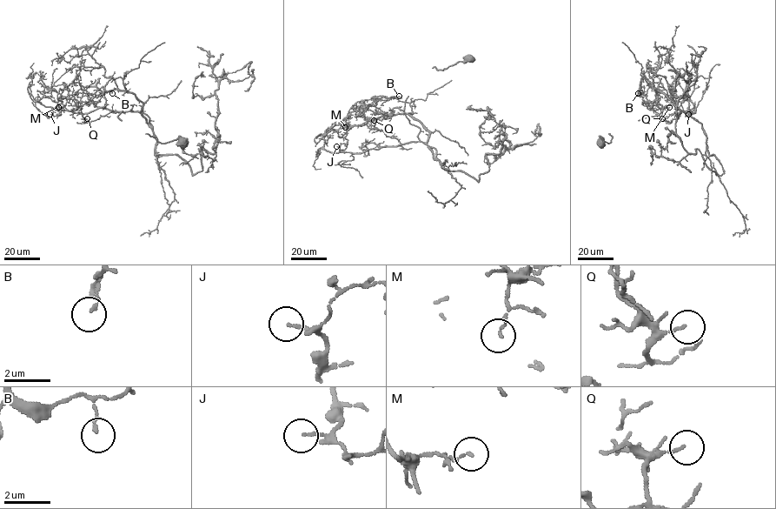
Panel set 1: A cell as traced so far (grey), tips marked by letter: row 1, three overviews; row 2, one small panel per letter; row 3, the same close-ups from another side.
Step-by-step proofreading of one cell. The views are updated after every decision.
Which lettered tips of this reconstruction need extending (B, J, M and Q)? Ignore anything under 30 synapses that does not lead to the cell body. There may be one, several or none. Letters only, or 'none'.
B

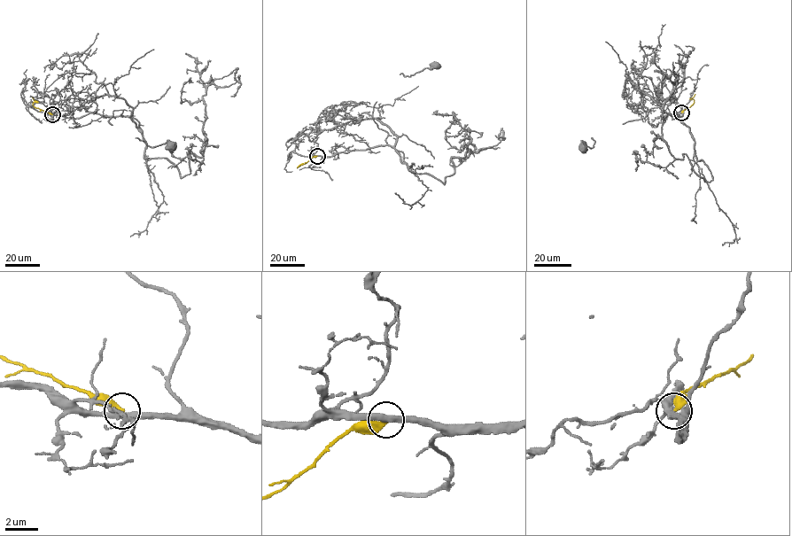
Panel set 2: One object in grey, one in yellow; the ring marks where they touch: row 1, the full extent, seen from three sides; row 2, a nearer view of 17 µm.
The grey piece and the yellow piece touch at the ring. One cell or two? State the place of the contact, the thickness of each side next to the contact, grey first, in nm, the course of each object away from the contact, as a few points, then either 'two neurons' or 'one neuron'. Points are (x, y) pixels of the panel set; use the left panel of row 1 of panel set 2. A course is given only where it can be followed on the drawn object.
(52, 114) | 360/320 nm | grey via (52, 114), (121, 116), (123, 110), (114, 110), (108, 121), (151, 146), (167, 143), (171, 146) | yellow via (52, 114), (35, 108), (32, 104), (35, 100), (32, 97) | two neurons

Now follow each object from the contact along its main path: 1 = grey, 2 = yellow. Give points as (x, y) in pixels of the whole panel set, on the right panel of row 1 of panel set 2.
1: (681, 112), (651, 108), (583, 148)
2: (681, 112), (692, 105), (694, 94)

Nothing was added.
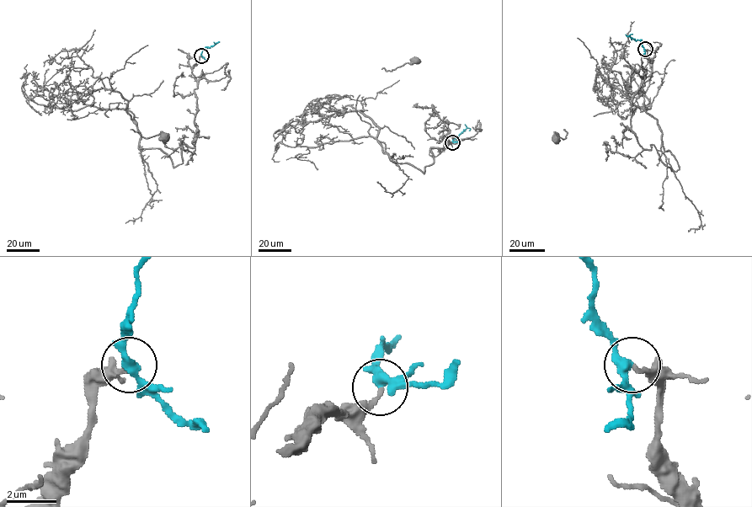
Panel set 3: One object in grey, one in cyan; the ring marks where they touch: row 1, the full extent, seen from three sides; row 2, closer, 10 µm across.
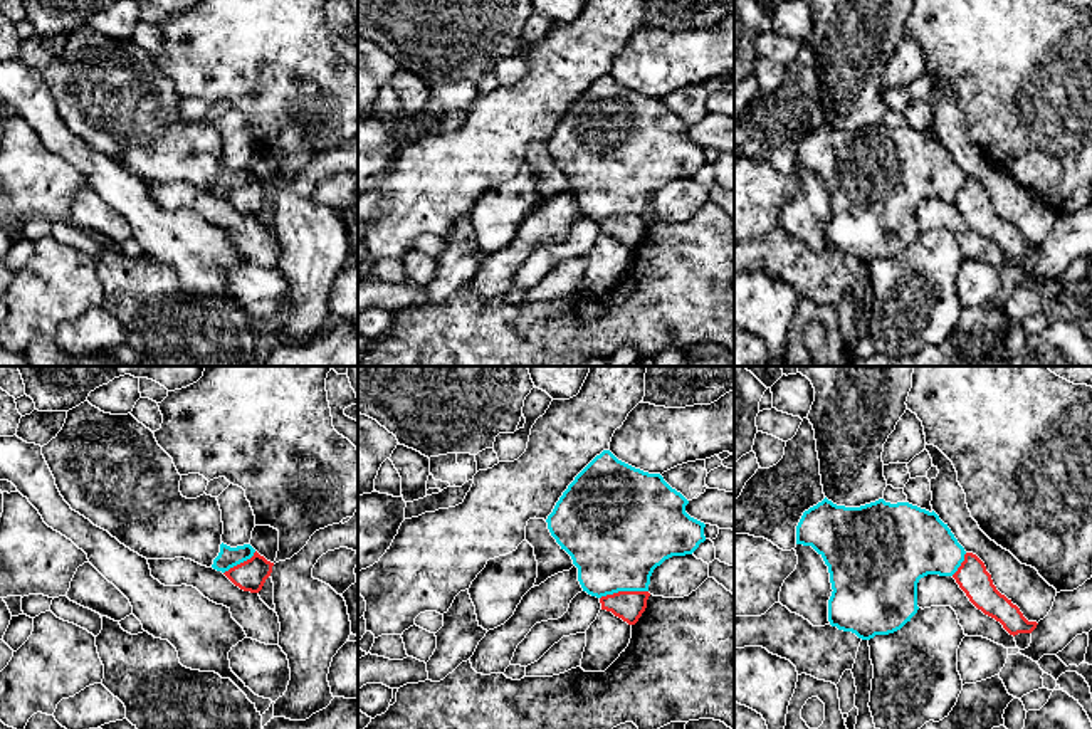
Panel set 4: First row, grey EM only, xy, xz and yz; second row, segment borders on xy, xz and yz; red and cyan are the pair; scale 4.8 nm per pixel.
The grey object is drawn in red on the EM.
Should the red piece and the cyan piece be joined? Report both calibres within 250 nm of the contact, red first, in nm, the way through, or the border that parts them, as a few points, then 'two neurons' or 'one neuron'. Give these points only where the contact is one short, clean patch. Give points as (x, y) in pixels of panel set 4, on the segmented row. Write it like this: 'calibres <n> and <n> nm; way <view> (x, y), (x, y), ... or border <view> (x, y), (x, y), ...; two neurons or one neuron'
calibres 140 and 440 nm; border xz (647, 590), (619, 590), (600, 598); two neurons

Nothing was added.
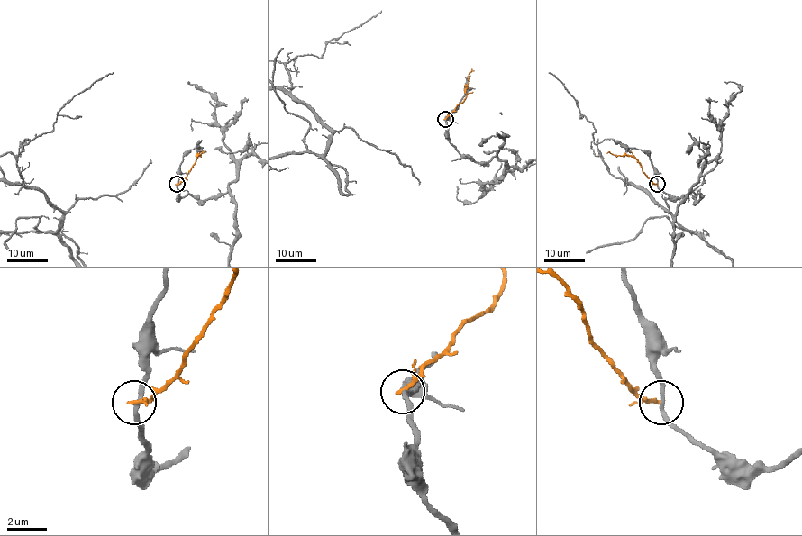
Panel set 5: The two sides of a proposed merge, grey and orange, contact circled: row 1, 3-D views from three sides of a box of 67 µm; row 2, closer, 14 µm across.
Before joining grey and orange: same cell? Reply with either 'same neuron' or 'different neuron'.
different neuron

